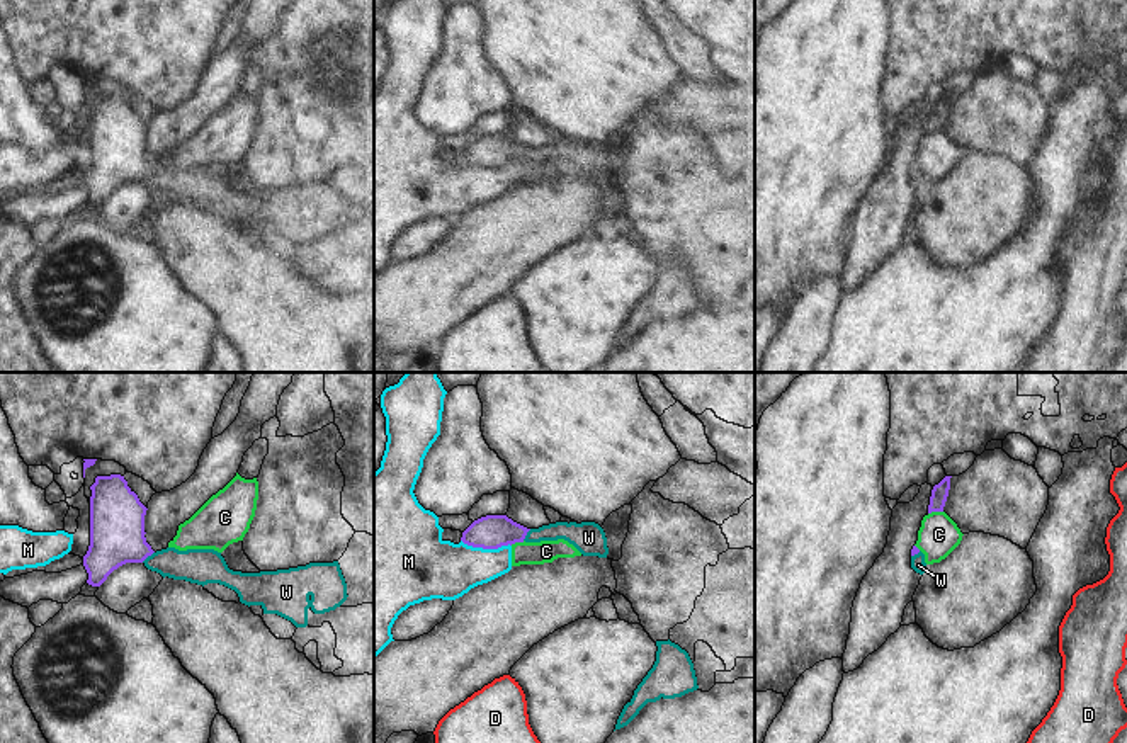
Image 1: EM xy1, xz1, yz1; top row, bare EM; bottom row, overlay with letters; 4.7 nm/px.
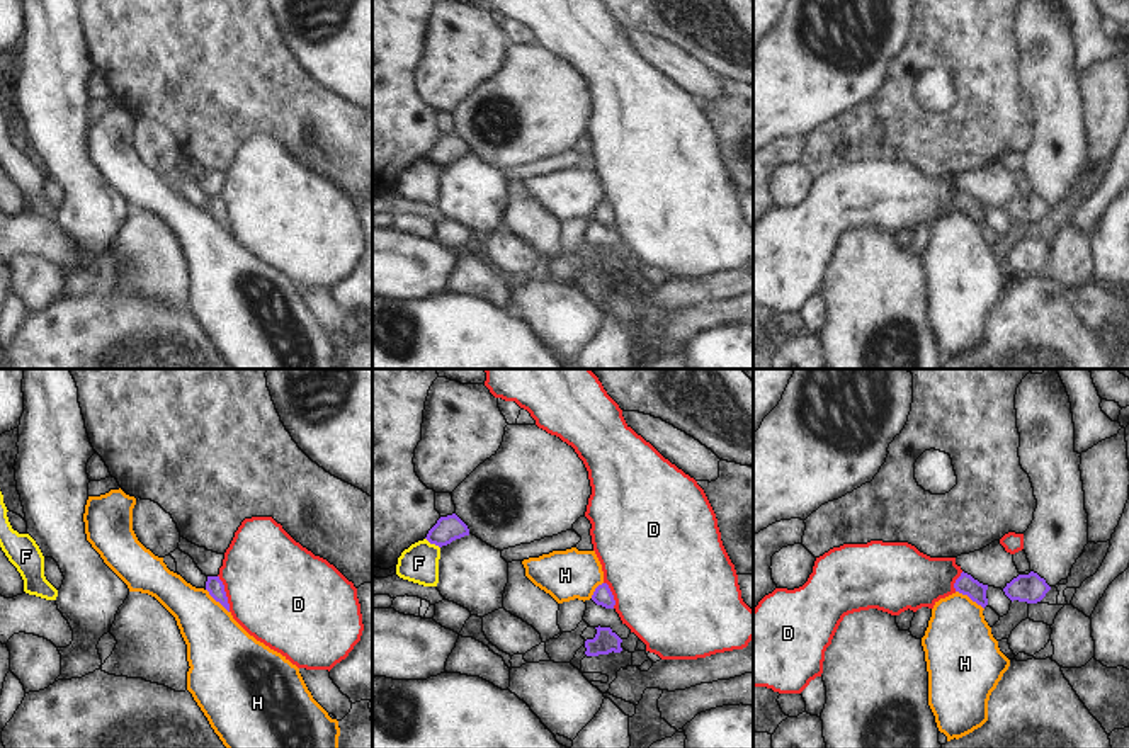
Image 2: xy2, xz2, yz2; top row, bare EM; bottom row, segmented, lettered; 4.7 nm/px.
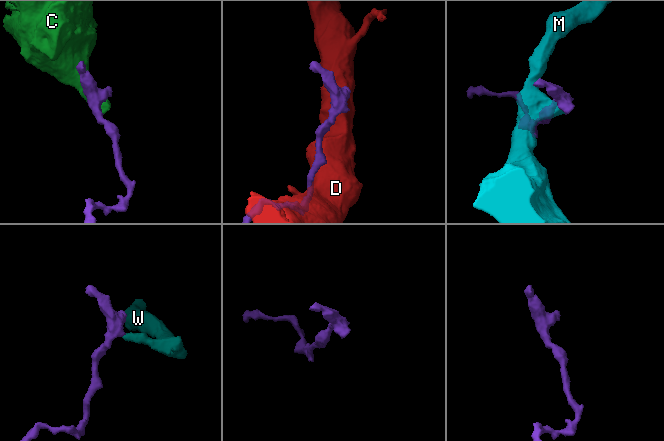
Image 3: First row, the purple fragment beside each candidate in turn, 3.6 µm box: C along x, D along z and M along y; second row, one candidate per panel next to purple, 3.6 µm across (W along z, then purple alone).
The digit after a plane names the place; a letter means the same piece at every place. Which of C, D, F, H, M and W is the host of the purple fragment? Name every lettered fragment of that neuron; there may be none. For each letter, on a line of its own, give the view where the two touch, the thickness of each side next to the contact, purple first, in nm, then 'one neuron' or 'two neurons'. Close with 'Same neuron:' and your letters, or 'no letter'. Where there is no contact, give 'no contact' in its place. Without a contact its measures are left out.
C: meets purple in yz1; 80 nm thick on the purple side, 190 nm on the other; two neurons
D: meets purple in xy2; 80 nm thick on the purple side, 480 nm on the other; two neurons
F: meets purple in xz2; 120 nm thick on the purple side, 180 nm on the other; two neurons
H: meets purple in yz2; 90 nm thick on the purple side, 340 nm on the other; two neurons
M: meets purple in xz1; 160 nm thick on the purple side, 280 nm on the other; two neurons
W: meets purple in xy1; 260 nm thick on the purple side, 160 nm on the other; one neuron
Same neuron: W

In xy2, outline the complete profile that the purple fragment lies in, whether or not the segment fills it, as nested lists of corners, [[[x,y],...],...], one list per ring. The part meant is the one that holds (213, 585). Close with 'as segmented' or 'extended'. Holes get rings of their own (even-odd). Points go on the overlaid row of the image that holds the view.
[[[207,576],[206,590],[216,602],[219,602],[230,612],[230,604],[224,592],[224,585],[219,580],[219,576]]] | as segmented

